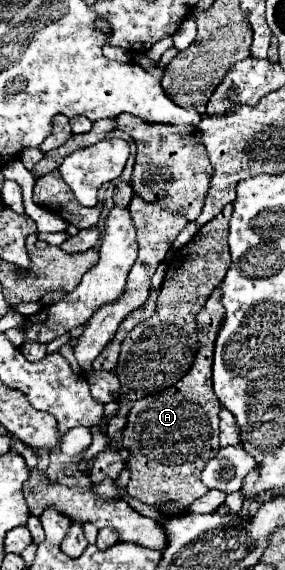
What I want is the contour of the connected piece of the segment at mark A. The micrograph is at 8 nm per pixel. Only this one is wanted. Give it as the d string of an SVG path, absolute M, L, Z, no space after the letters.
M216 288L196 316L200 350L190 372L178 384L160 392L154 400L136 400L128 414L128 424L122 432L124 446L130 450L126 460L126 466L130 468L128 494L148 506L176 502L180 508L188 508L188 504L208 492L200 480L200 472L220 450L218 414L222 404L212 392L214 342L216 332L220 330L220 320L224 320L220 296L222 292Z

